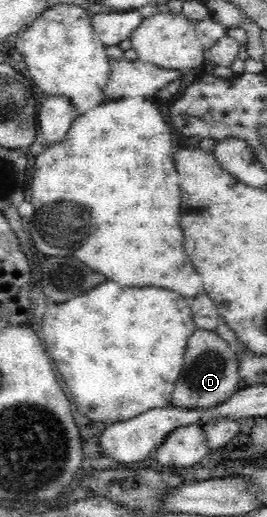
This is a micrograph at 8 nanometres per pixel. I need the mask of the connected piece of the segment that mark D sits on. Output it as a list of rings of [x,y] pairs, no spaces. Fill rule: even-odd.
[[[196,329],[188,339],[181,375],[171,395],[171,406],[210,408],[227,401],[239,390],[239,366],[236,347],[223,341],[218,333]]]

